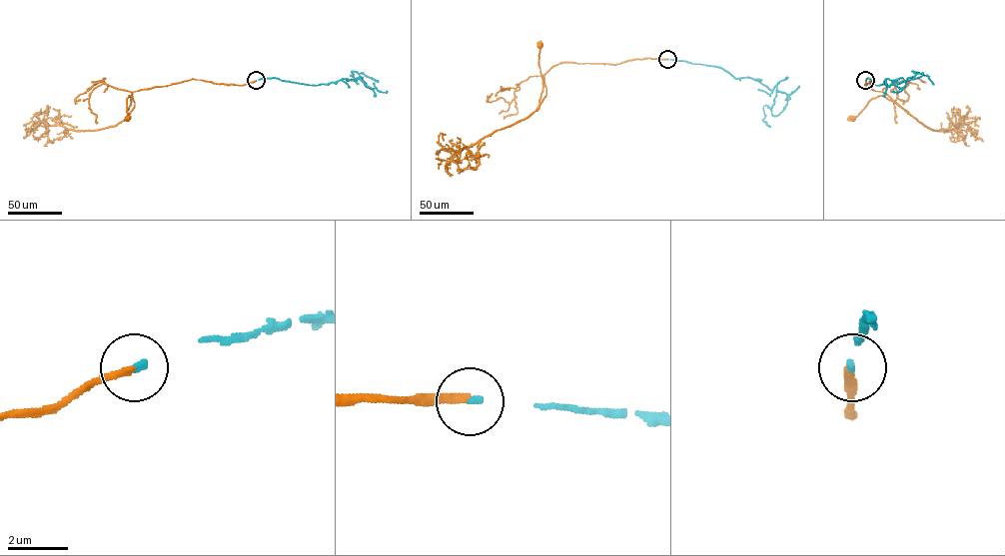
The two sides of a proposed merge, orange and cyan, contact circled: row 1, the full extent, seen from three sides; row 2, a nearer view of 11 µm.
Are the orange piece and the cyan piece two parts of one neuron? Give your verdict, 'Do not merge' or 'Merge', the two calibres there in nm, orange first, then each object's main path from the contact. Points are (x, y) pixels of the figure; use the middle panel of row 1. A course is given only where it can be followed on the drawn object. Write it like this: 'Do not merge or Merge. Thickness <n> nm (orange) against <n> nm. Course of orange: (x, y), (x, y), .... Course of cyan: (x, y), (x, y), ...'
Merge. Thickness 240 nm (orange) against 190 nm. Course of orange: (667, 59), (635, 59), (615, 64), (559, 63), (543, 75), (546, 93), (539, 103), (542, 85), (539, 45). Course of cyan: (667, 59), (718, 67), (771, 90), (776, 85), (772, 108), (763, 108), (763, 120), (770, 127)

